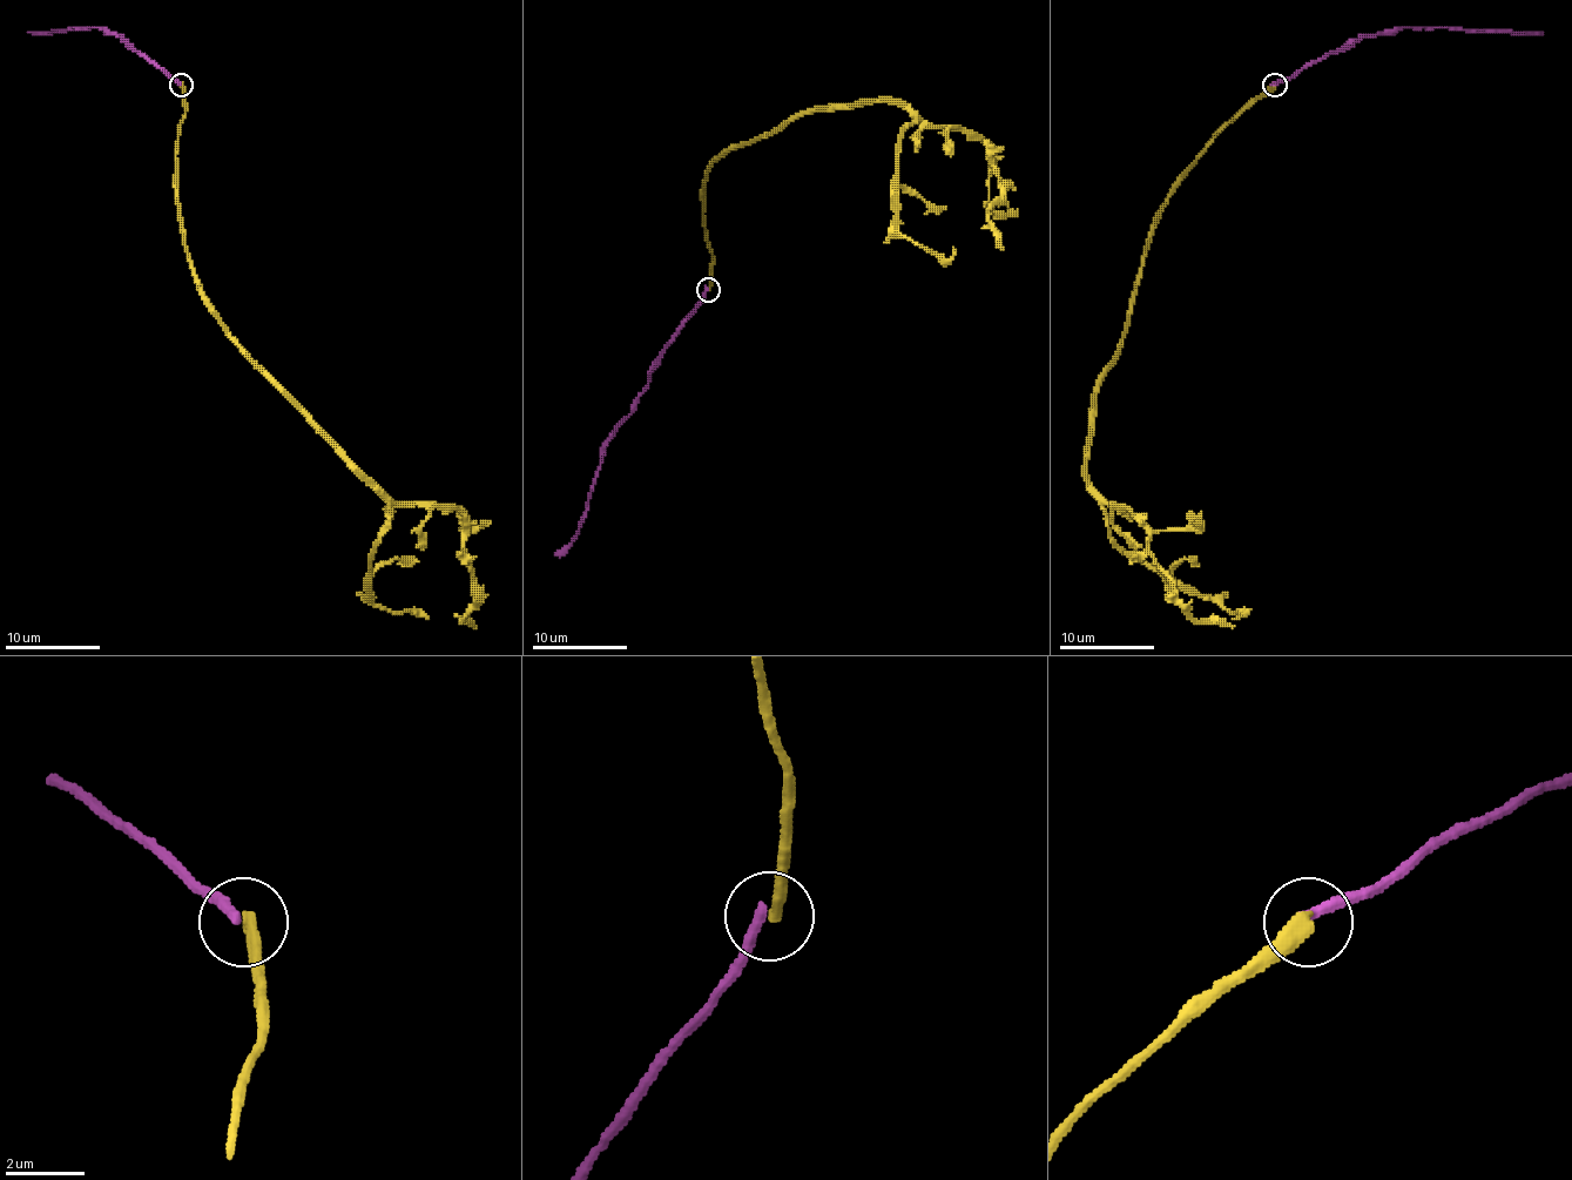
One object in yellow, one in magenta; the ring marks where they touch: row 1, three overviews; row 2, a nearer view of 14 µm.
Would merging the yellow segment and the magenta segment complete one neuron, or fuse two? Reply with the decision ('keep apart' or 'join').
keep apart

